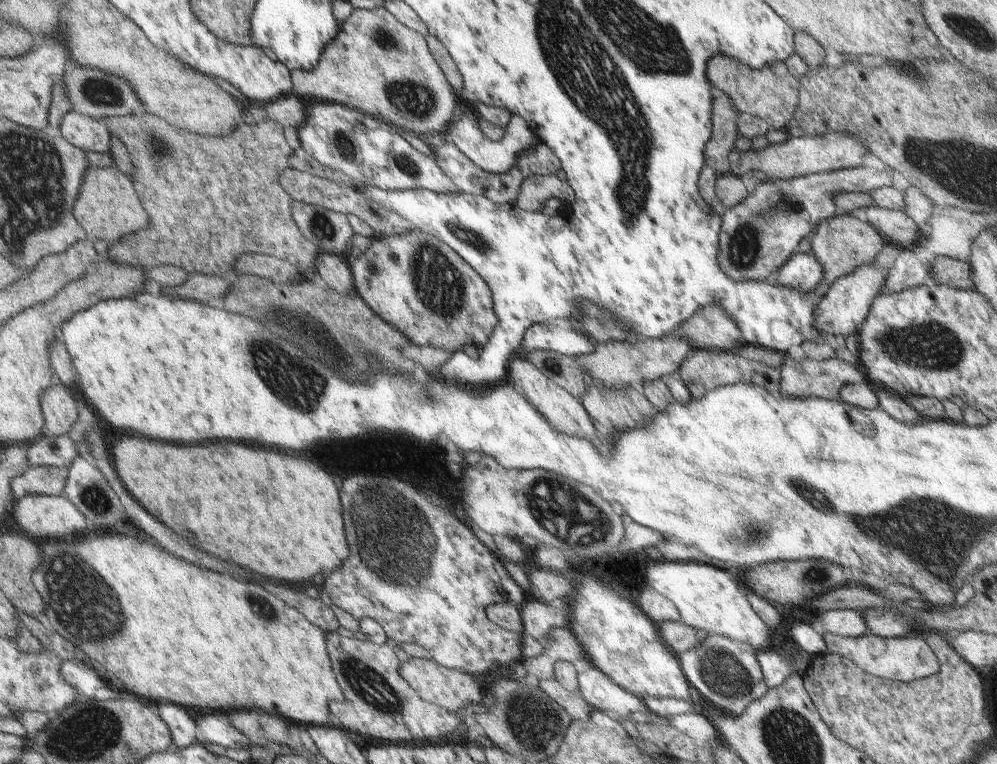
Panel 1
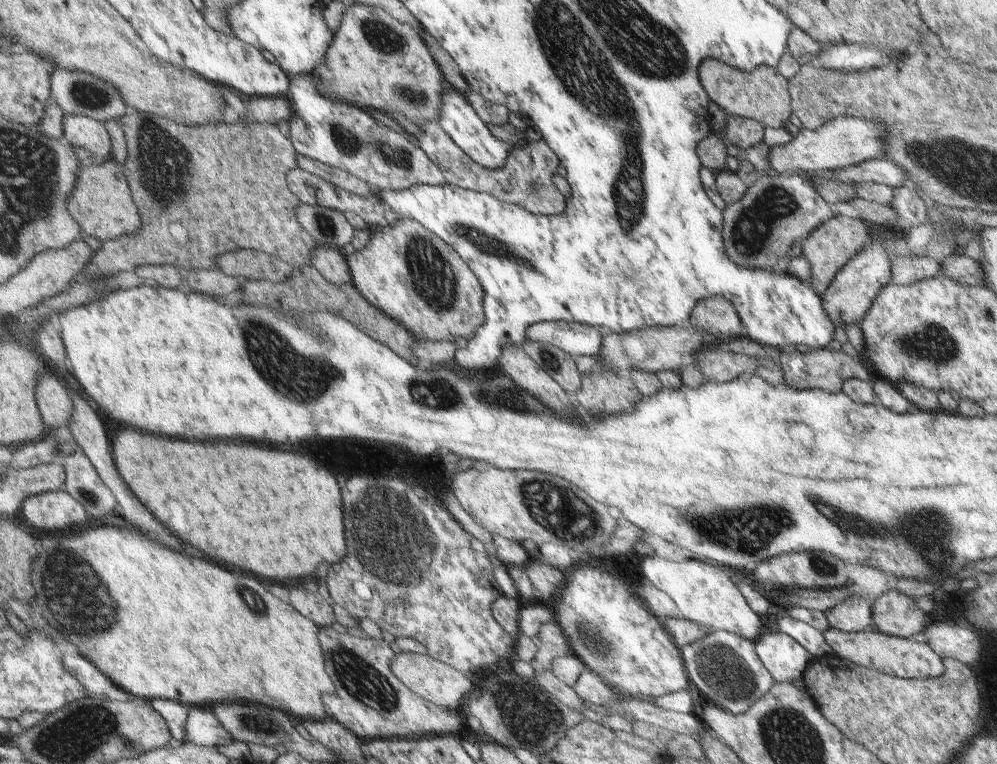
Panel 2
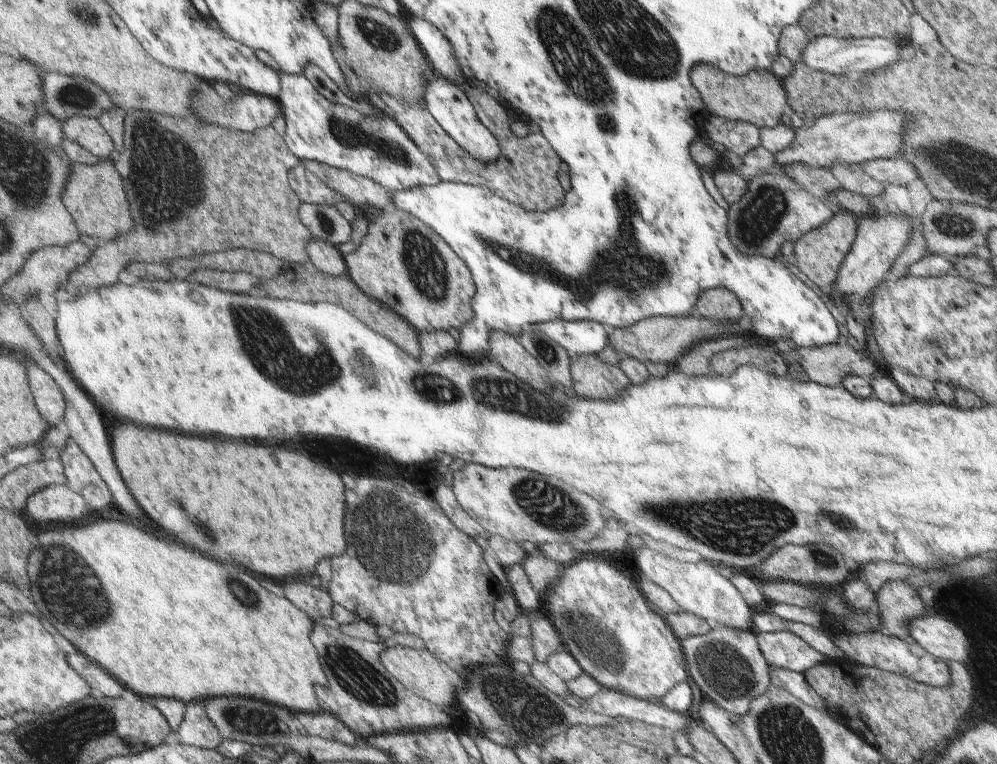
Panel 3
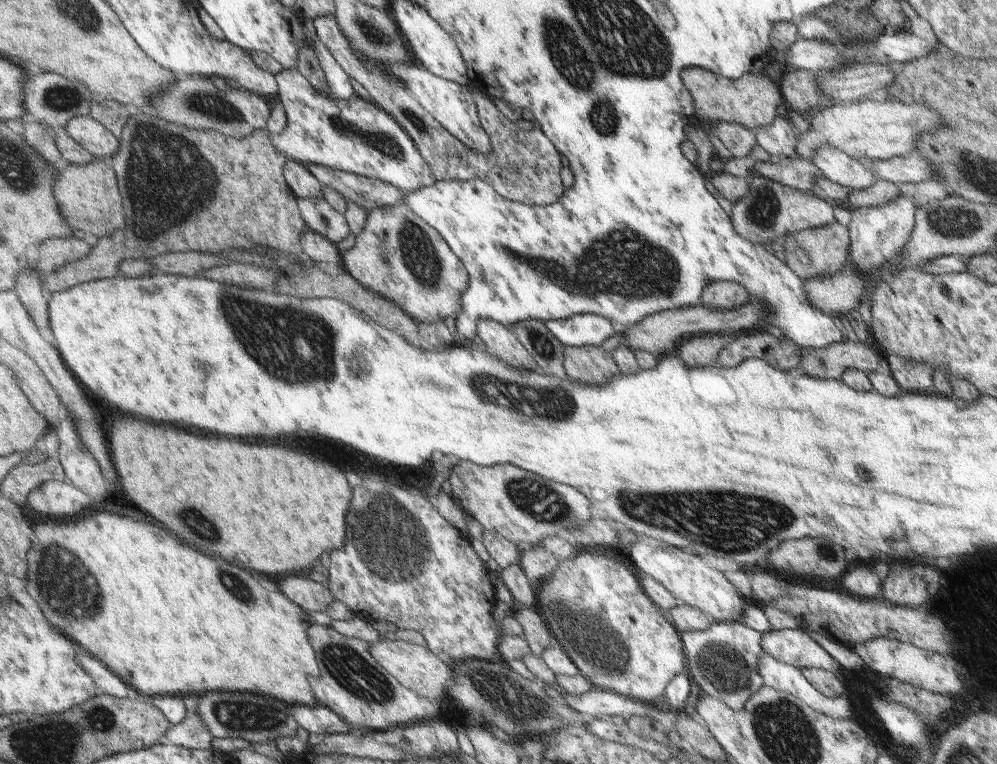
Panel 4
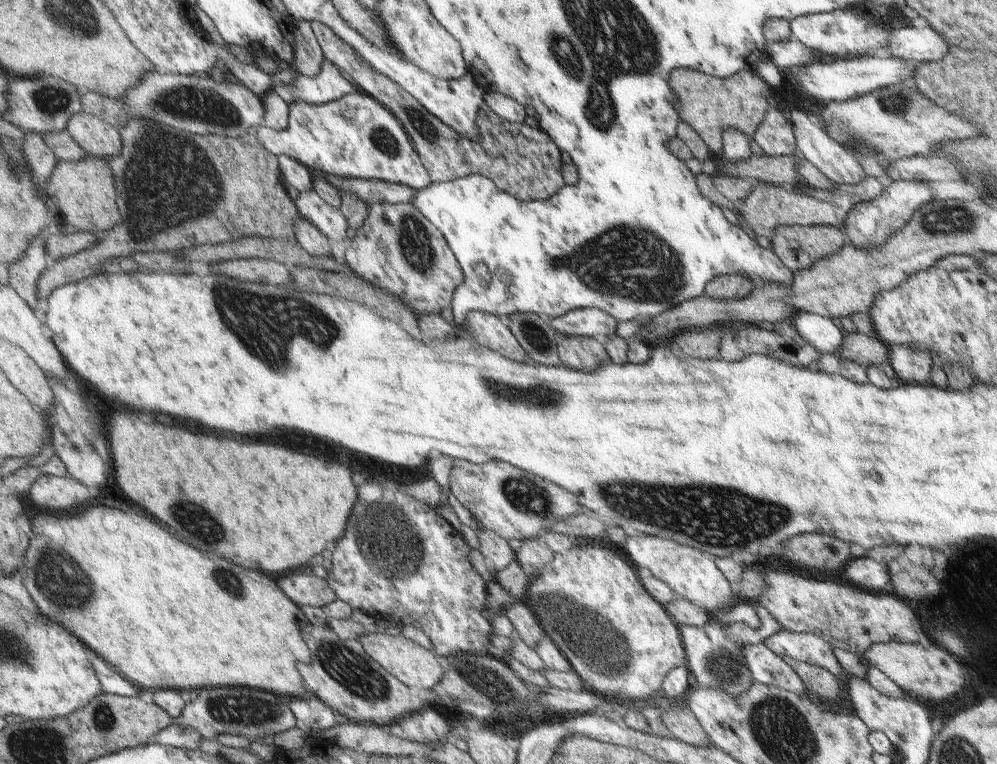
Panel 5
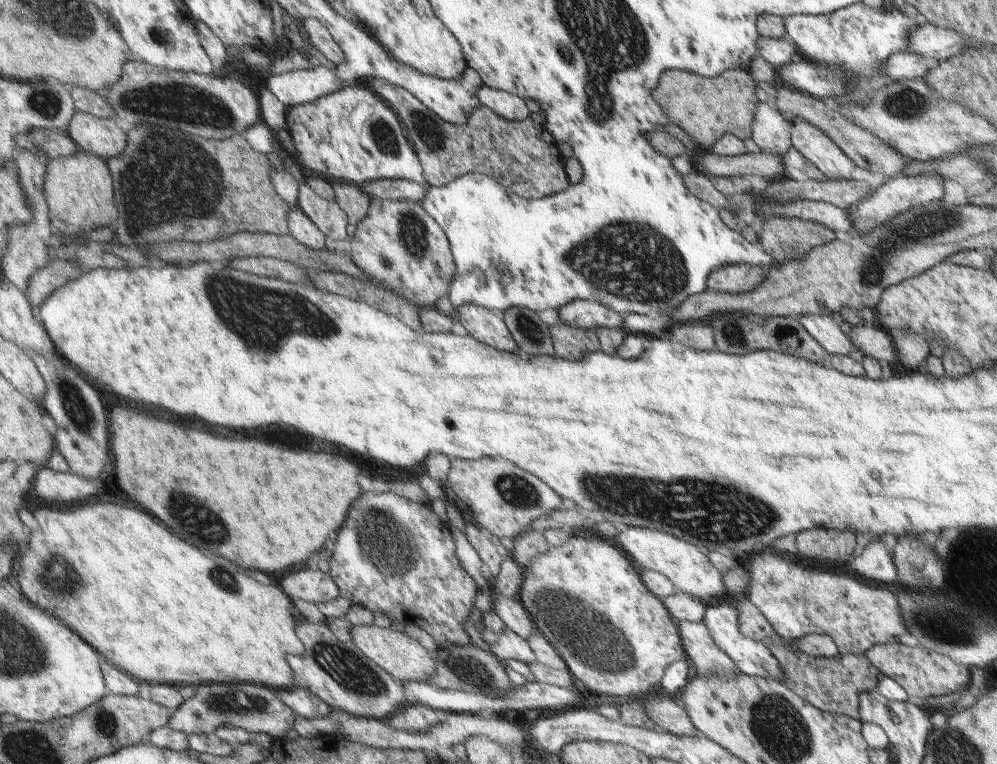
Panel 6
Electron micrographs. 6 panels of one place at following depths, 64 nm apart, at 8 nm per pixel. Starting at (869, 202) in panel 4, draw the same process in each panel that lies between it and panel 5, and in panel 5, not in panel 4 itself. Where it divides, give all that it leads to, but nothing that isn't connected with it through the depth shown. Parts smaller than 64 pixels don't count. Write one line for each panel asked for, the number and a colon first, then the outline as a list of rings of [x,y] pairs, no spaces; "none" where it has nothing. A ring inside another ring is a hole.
5: [[[869,176],[863,180],[857,180],[855,184],[833,184],[829,190],[827,188],[821,190],[821,188],[809,186],[805,182],[791,186],[793,192],[799,192],[809,198],[817,198],[819,202],[827,202],[843,212],[849,212],[859,202],[875,198],[881,192],[881,188],[883,188],[883,184],[879,184],[879,180],[869,178]]]

